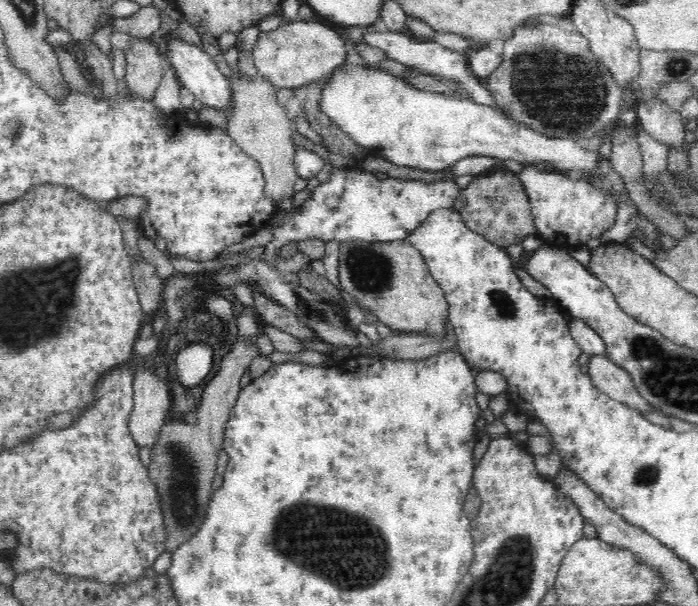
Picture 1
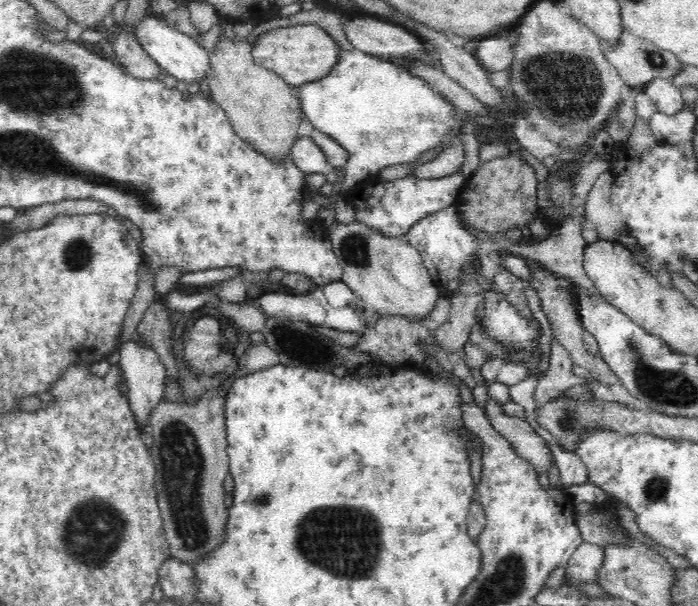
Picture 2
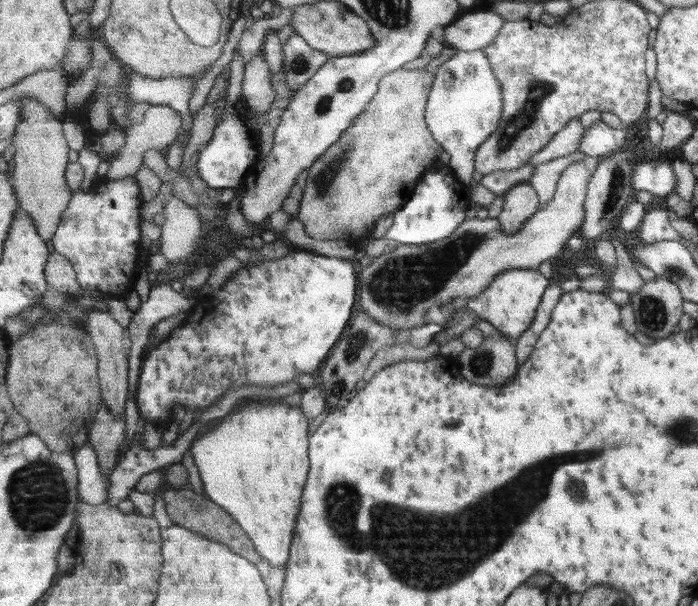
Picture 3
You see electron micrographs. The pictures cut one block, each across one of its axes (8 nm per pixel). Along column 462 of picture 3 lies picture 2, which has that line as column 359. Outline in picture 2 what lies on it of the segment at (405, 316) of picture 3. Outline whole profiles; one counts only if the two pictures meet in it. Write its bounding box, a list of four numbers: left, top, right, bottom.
[329,219,438,320]

